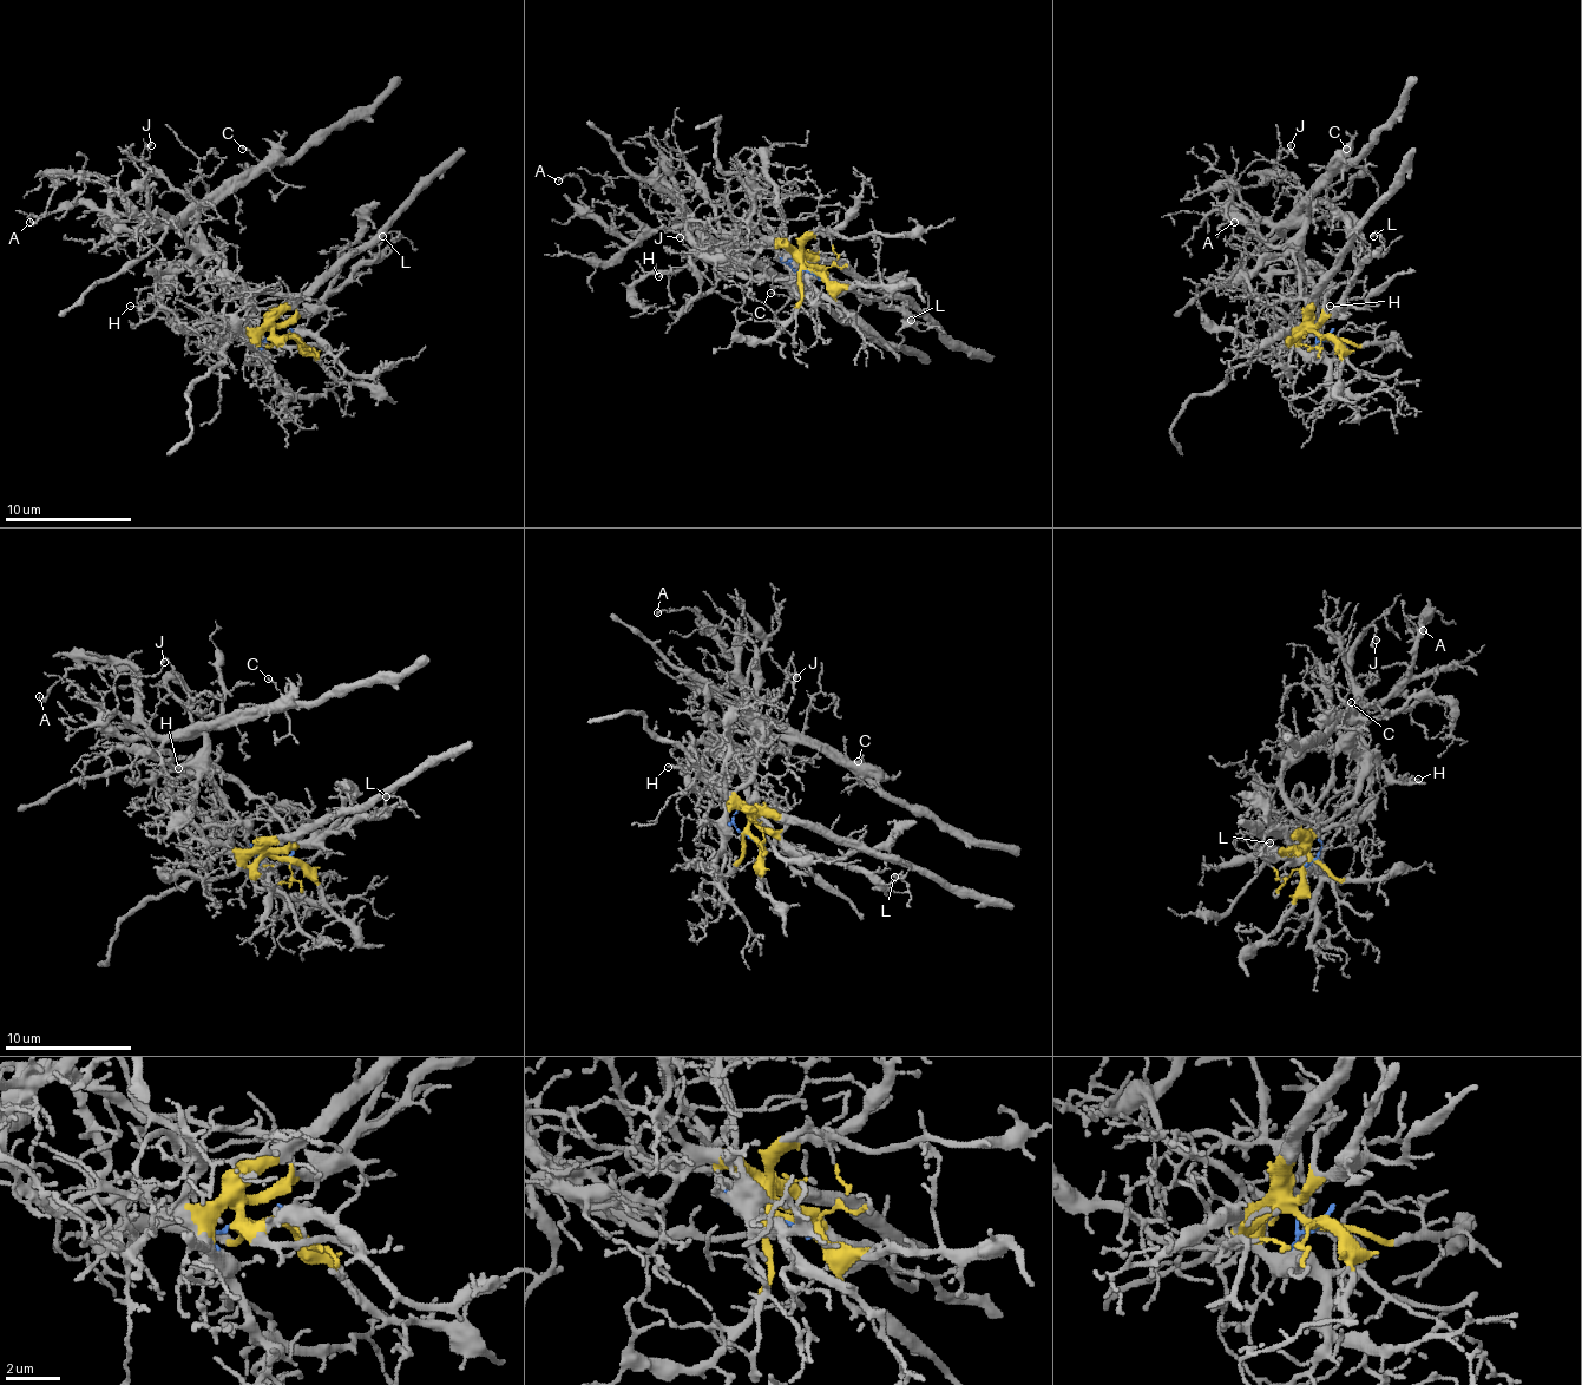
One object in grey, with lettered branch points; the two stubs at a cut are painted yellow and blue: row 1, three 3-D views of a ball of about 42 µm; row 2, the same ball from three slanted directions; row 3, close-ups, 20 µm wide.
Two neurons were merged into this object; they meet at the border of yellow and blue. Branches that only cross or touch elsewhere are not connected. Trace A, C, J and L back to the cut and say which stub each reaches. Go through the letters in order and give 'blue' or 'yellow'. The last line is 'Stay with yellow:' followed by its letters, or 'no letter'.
A: blue
C: blue
J: blue
L: yellow
Stay with yellow: L

